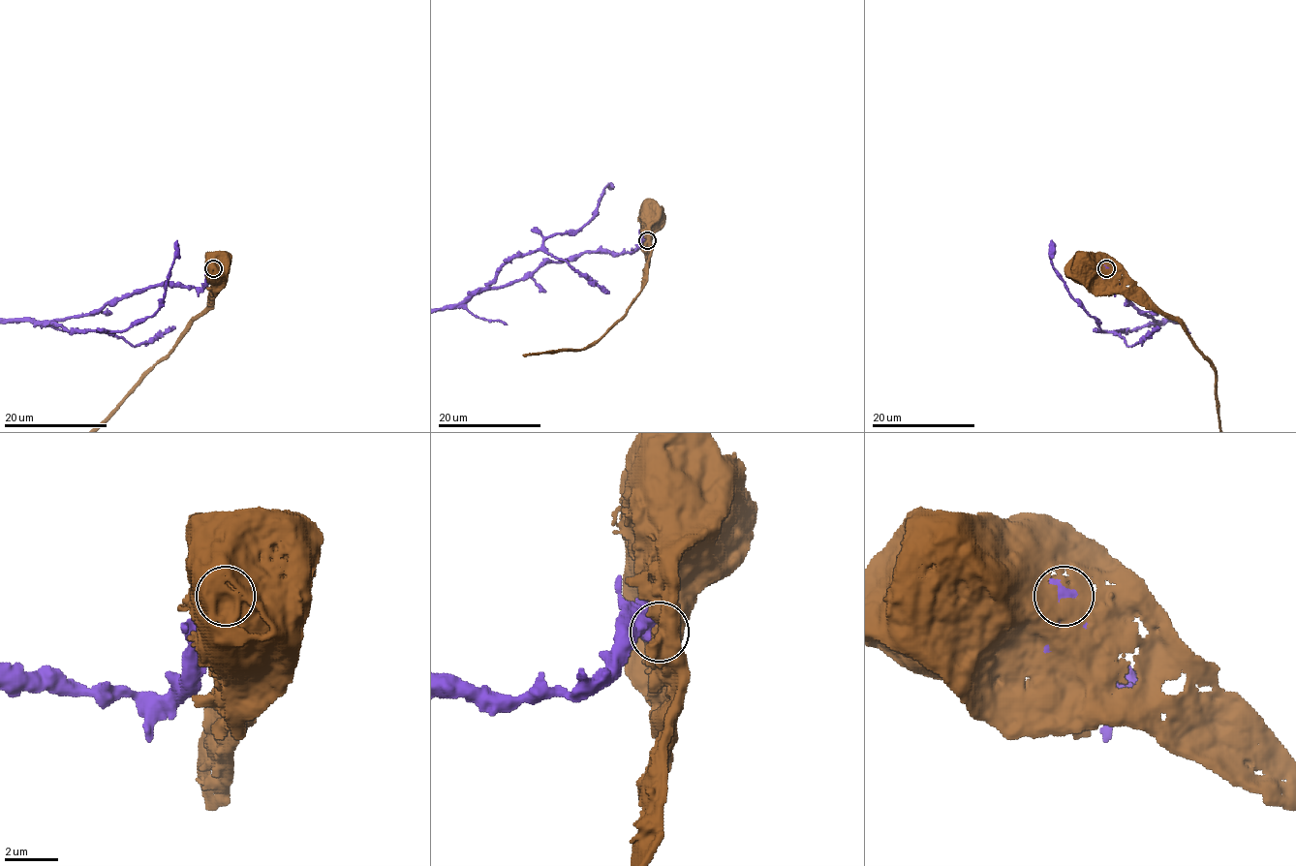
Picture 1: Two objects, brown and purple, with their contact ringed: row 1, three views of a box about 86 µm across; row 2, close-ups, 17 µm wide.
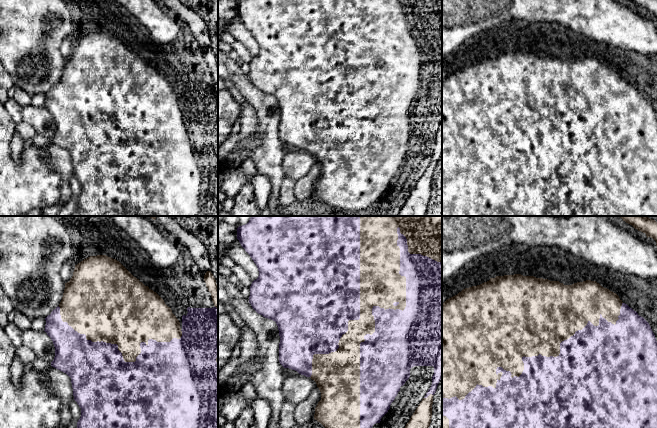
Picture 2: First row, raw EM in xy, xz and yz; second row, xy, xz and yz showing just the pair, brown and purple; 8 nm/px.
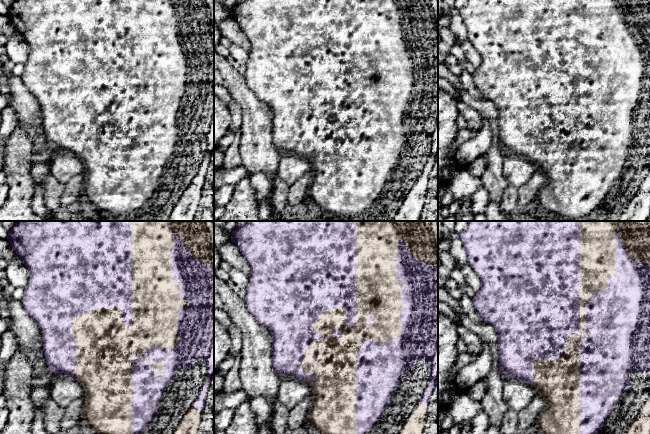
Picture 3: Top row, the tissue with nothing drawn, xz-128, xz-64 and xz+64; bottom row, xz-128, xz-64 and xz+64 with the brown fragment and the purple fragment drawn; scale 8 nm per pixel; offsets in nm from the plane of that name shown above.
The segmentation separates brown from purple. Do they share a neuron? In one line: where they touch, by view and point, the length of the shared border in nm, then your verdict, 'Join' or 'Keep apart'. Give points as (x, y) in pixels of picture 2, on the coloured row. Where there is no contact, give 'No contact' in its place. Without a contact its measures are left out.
Touches brown at xz (371, 313). Shared border 1650 nm. Keep apart

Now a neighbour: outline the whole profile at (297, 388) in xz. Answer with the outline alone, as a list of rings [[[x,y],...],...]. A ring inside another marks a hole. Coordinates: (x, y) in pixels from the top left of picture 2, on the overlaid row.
[[[304,375],[286,376],[283,381],[283,396],[293,405],[304,401],[311,392],[317,388],[317,384],[310,377]]]

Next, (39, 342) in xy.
[[[28,329],[22,331],[23,345],[31,349],[37,358],[51,363],[55,357],[55,347],[45,331]]]

